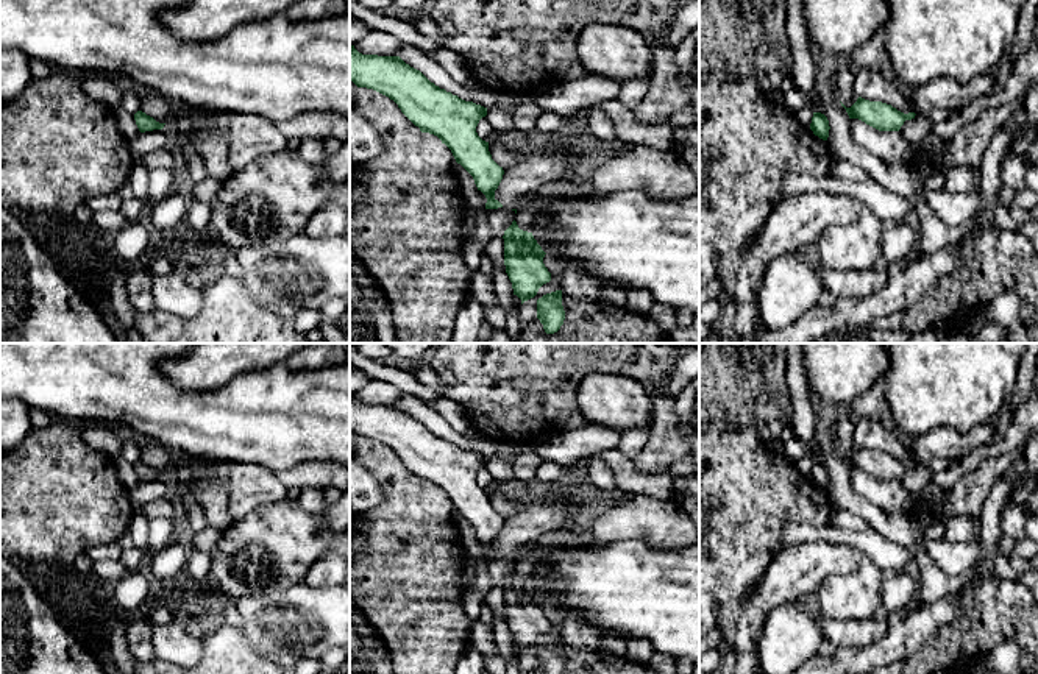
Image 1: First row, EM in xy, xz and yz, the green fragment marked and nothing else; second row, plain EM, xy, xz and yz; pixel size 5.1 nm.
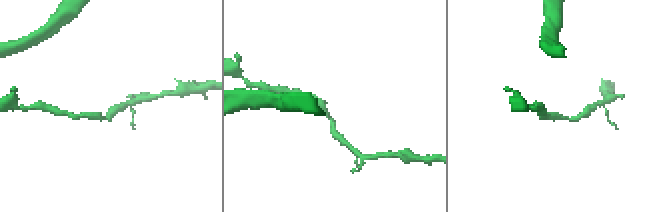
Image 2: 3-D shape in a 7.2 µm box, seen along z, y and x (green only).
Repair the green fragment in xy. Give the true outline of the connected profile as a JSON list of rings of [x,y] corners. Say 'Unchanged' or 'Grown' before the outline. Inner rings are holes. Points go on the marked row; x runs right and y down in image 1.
Unchanged. [[[137,111],[134,114],[134,120],[136,120],[136,125],[137,125],[140,133],[153,131],[153,129],[162,129],[165,125],[165,123],[156,122],[153,117],[147,115],[142,111]]]

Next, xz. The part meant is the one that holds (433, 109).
Unchanged. [[[350,45],[350,80],[389,97],[421,133],[437,136],[485,195],[485,209],[503,208],[495,190],[504,170],[476,133],[487,108],[440,89],[400,56],[362,55],[354,45]]]

